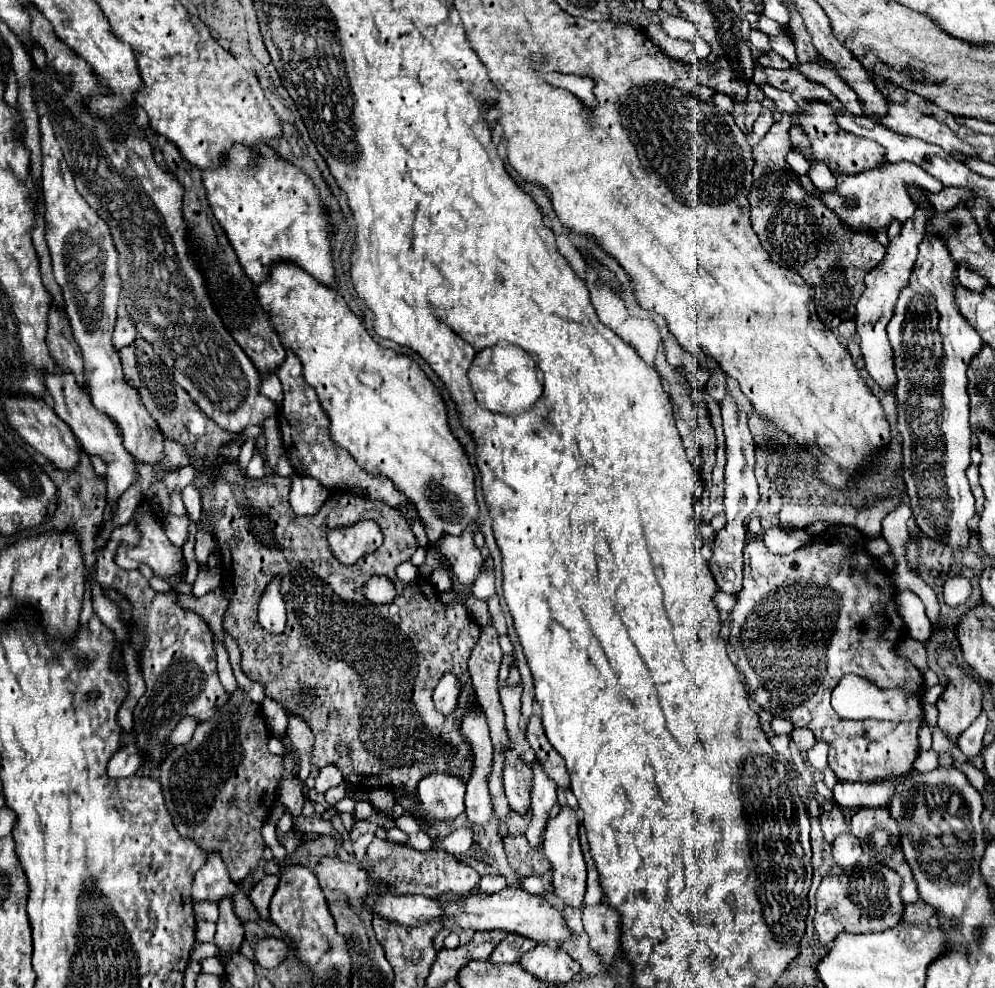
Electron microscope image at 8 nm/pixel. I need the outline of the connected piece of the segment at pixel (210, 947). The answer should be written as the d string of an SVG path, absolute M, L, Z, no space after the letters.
M197 943L191 953L191 959L201 961L205 957L217 957L217 955L219 955L219 949L215 947L215 943Z

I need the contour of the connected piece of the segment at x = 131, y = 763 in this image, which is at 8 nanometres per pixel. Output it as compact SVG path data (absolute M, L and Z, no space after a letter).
M135 745L121 747L109 761L107 765L109 777L123 779L123 777L133 777L139 773L139 753L135 753Z

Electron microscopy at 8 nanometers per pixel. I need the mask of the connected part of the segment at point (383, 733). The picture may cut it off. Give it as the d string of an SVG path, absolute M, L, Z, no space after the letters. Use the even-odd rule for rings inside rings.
M137 337L131 345L119 351L125 381L131 383L149 415L157 421L159 429L165 437L175 439L185 445L187 453L193 457L191 465L199 471L195 479L195 487L201 491L203 511L213 511L213 531L219 539L219 549L223 557L221 585L229 597L229 607L223 615L223 629L237 641L241 649L241 669L243 673L259 681L265 687L265 695L273 701L281 703L287 715L299 715L313 731L315 745L311 751L311 765L325 767L329 763L337 765L345 777L345 783L357 789L373 789L385 787L393 791L401 791L405 797L415 797L415 789L419 781L431 773L451 773L463 781L471 779L473 773L473 753L471 745L461 735L461 721L467 715L467 709L473 707L475 689L471 675L467 671L467 659L479 641L481 627L471 619L465 605L449 605L445 607L439 601L437 589L429 583L403 583L395 575L395 565L409 561L419 541L411 529L411 523L383 501L365 501L351 493L333 493L319 513L311 517L299 517L293 513L289 505L289 477L265 475L263 479L247 479L245 473L237 467L237 461L221 461L217 459L217 451L223 443L235 439L237 435L227 433L207 415L203 415L201 407L189 397L189 393L175 383L171 369L161 361L155 353L153 345L143 337ZM359 519L379 521L385 541L375 551L357 561L355 565L339 565L331 551L327 549L327 529L339 525L351 525ZM277 575L283 575L281 593L287 605L287 627L283 633L269 633L257 623L257 599L265 591L265 585ZM373 575L387 575L393 579L397 595L393 605L397 607L397 617L391 621L389 609L385 613L377 611L377 605L365 601L361 589ZM445 671L453 671L465 683L459 709L443 717L433 705L433 689ZM301 687L313 687L319 699L311 705L299 705L297 693ZM337 745L351 747L347 755L339 755L335 751Z

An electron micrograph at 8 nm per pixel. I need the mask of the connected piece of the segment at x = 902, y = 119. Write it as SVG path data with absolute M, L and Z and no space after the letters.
M893 105L893 107L889 107L889 111L883 117L879 117L879 121L891 131L921 139L925 143L939 145L939 147L947 149L947 153L977 157L977 151L973 151L967 143L963 143L945 123L939 123L931 115L925 115L917 109Z

